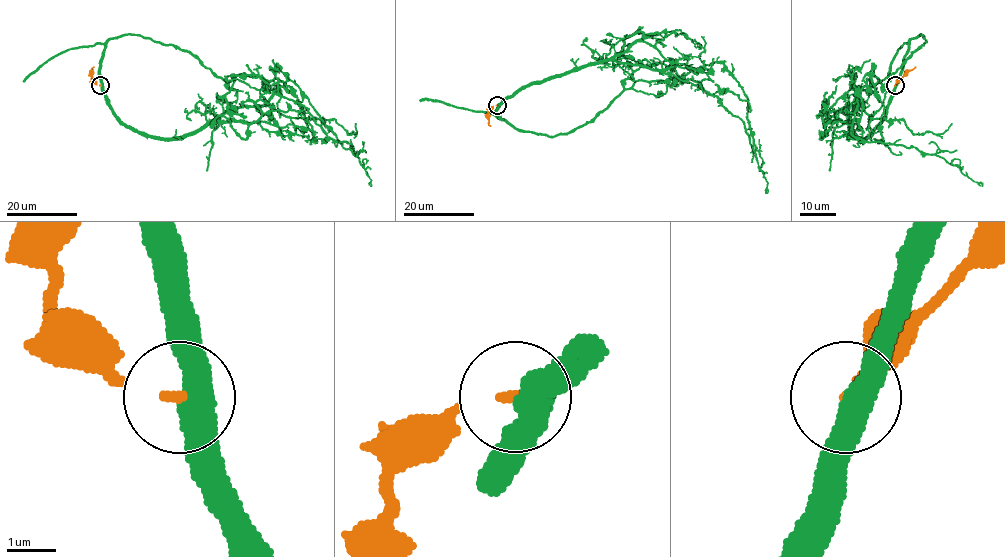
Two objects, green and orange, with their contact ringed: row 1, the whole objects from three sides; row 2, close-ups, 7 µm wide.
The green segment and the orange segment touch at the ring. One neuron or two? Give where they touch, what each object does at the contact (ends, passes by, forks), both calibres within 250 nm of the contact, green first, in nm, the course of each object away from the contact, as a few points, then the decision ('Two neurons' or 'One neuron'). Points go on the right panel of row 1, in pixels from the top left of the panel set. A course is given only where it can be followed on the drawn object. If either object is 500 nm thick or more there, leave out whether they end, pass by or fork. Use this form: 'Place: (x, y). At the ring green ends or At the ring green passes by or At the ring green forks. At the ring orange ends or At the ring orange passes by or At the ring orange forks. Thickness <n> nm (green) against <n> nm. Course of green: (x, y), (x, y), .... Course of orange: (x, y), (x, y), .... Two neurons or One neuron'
Place: (895, 85). At the ring green passes by. At the ring orange ends. Thickness 480 nm (green) against 130 nm. Course of green: (895, 85), (886, 116), (866, 138), (850, 122), (859, 104), (855, 95), (852, 134), (937, 155), (982, 186). Course of orange: (895, 85), (915, 66). Two neurons

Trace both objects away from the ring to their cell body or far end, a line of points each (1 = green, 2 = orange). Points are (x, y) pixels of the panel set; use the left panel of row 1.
1: (101, 85), (124, 123), (161, 138), (280, 95), (351, 143), (370, 186)
2: (101, 85), (92, 79), (94, 66)

